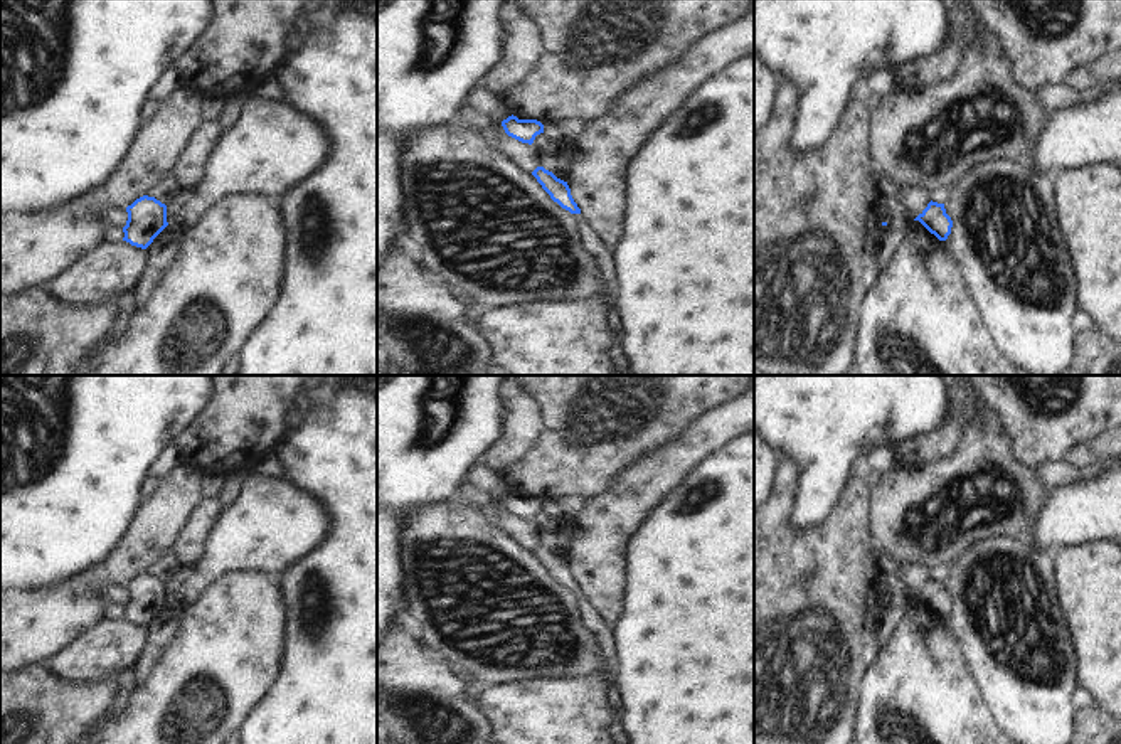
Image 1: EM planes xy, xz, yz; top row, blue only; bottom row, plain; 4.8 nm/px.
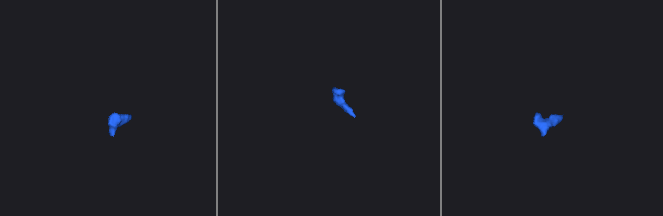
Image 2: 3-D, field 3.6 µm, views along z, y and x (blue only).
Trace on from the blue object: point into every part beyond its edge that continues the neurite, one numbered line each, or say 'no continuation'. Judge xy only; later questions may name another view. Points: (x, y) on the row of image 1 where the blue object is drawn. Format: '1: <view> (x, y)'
no continuation

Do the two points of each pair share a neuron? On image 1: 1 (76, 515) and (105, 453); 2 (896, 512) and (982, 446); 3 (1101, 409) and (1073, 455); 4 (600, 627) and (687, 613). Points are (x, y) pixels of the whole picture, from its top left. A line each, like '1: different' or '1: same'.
1: same
2: same
3: different
4: different

